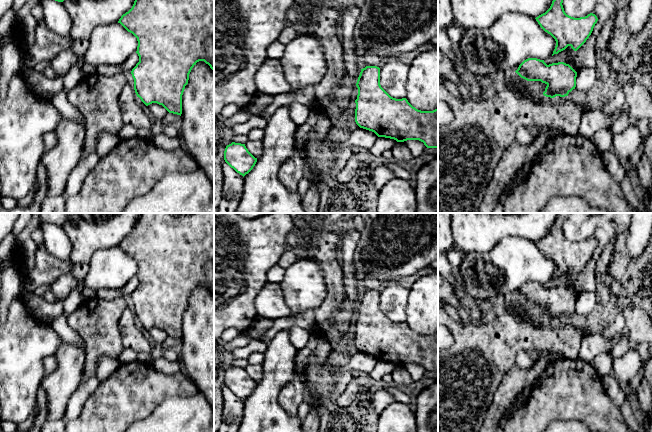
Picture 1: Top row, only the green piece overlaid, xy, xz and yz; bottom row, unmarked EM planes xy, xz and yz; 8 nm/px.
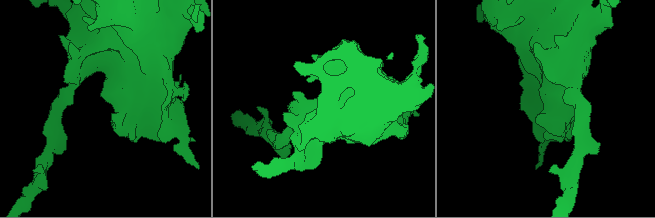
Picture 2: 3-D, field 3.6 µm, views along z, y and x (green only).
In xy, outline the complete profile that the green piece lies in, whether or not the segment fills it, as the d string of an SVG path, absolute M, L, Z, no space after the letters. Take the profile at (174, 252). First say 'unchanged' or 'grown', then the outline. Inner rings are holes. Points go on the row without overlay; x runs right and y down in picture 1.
unchanged; M142 213L135 223L132 232L123 238L119 243L120 247L128 256L132 257L138 265L136 277L139 280L139 286L132 293L131 298L134 303L134 314L146 329L157 327L162 329L169 337L182 338L182 319L185 310L188 308L189 298L192 292L199 285L204 285L214 296L214 213Z

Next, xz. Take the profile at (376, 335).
unchanged; M380 292L361 293L356 310L355 346L378 361L397 366L419 364L427 372L438 372L438 332L421 335L406 322L391 321L380 309Z

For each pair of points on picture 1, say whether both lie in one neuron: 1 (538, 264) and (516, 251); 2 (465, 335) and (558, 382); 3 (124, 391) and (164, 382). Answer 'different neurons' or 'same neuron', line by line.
1: same neuron
2: different neurons
3: same neuron

